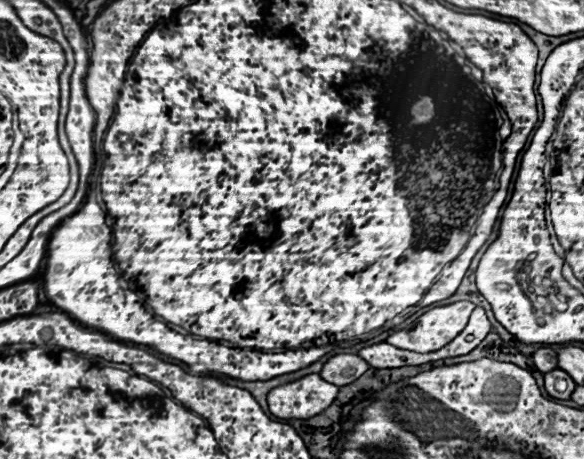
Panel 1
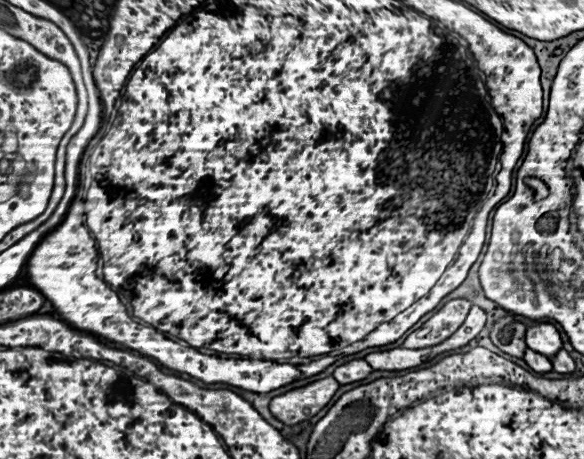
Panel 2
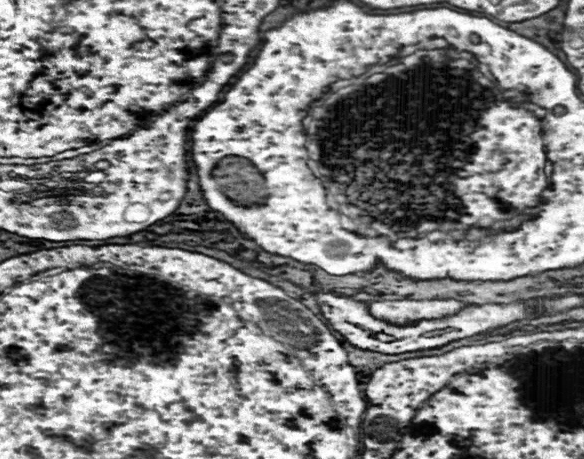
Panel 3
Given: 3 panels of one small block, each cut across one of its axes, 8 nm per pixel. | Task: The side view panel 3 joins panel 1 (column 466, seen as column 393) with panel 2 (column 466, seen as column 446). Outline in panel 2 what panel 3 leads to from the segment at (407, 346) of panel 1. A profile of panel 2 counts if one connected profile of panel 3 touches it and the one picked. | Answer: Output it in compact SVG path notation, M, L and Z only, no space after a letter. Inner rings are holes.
M456 298L456 300L450 300L446 302L426 324L424 328L428 328L430 332L420 338L420 340L412 340L412 334L404 340L404 346L406 348L424 348L424 346L436 346L440 344L442 340L446 340L448 336L452 336L460 326L462 322L466 320L468 312L470 312L470 302L464 300L464 298Z

